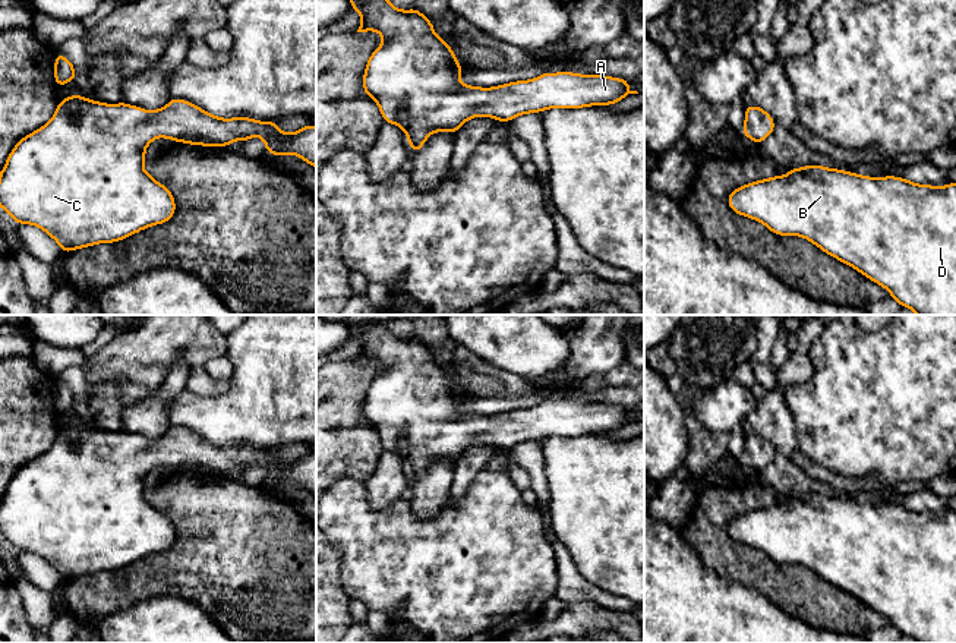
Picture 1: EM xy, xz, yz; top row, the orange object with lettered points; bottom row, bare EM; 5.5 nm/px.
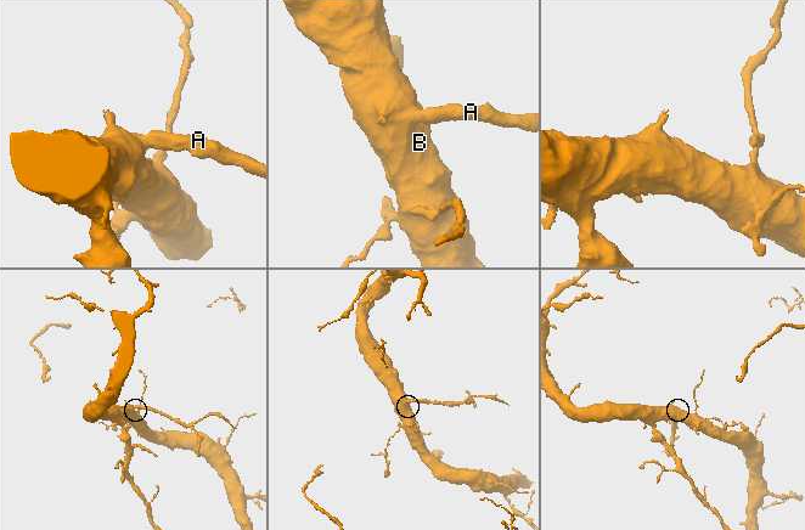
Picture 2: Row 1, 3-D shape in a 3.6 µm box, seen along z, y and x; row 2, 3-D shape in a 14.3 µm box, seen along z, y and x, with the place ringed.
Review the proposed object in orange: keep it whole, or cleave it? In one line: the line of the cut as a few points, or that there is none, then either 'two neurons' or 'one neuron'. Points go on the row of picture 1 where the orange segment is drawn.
no cut | one neuron

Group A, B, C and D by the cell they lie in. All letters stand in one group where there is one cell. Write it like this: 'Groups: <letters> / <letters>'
Groups: A B C D

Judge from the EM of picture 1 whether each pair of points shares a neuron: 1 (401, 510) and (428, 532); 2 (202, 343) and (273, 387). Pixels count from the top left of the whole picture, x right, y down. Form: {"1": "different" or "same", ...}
{"1": "same", "2": "different"}

